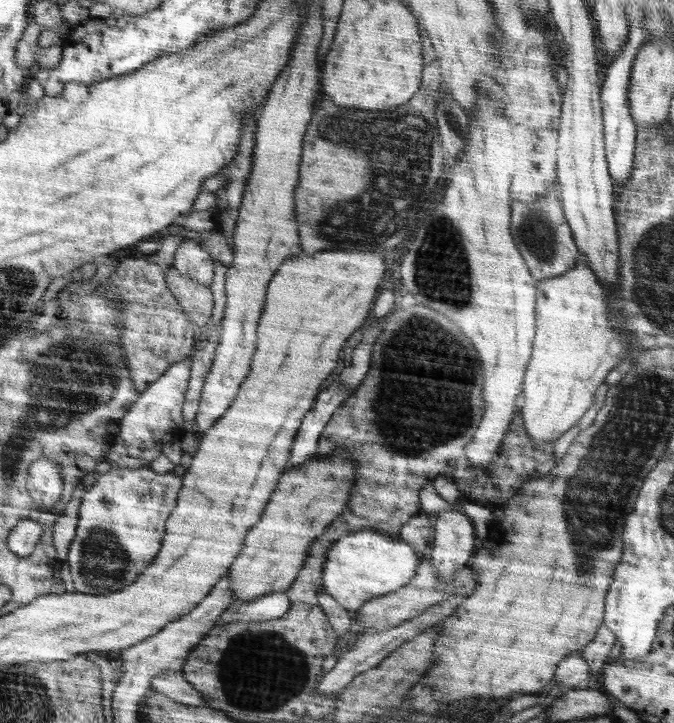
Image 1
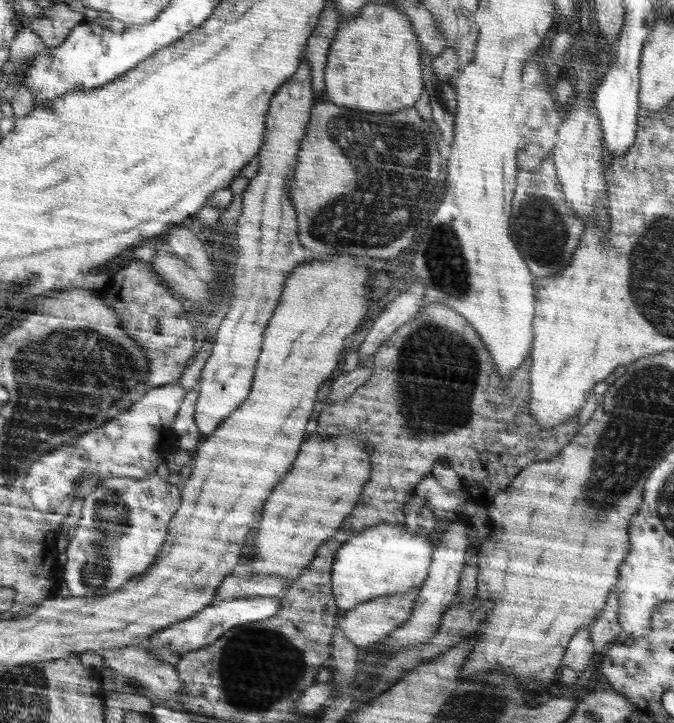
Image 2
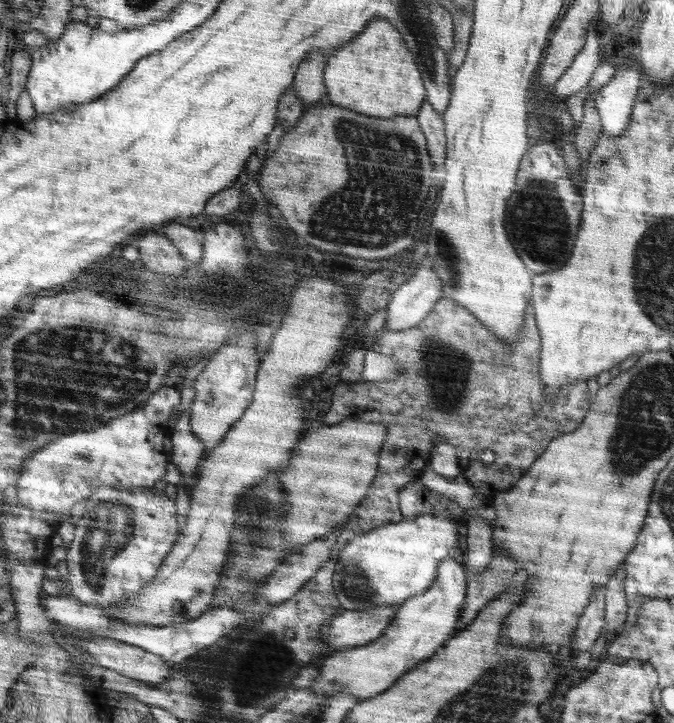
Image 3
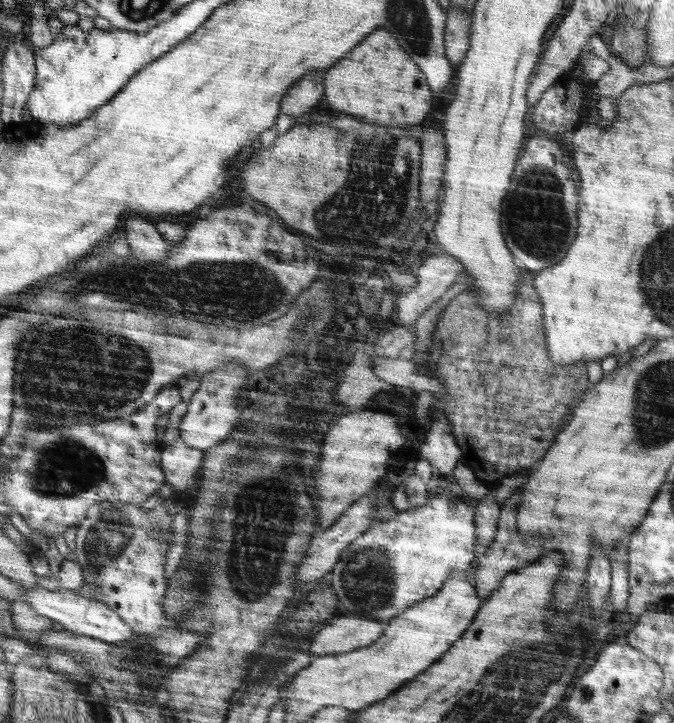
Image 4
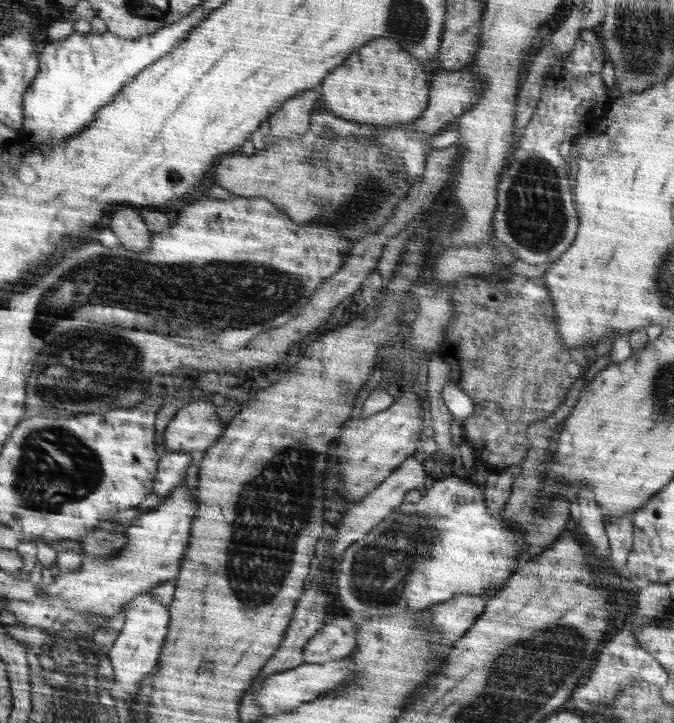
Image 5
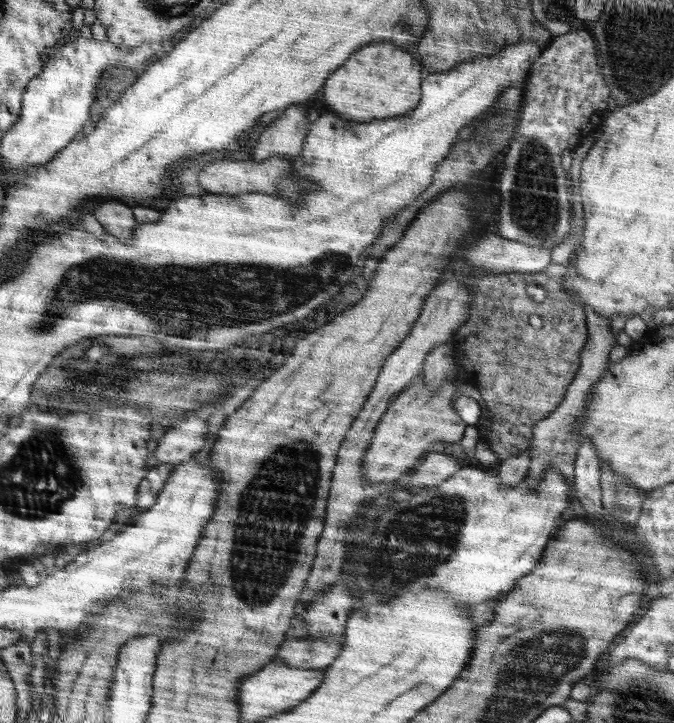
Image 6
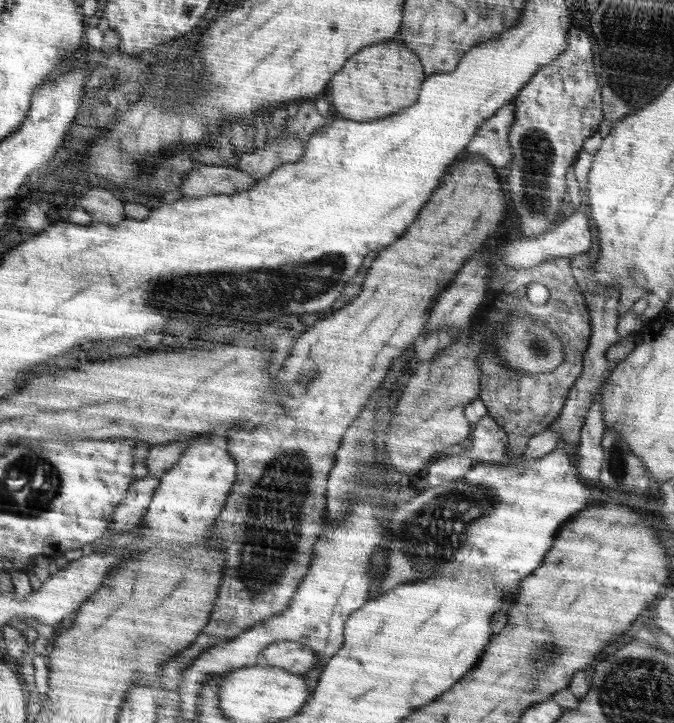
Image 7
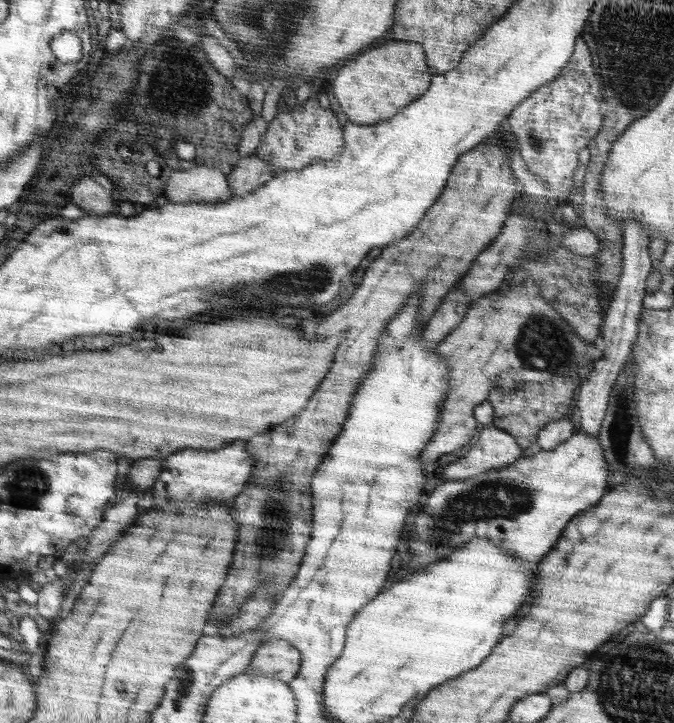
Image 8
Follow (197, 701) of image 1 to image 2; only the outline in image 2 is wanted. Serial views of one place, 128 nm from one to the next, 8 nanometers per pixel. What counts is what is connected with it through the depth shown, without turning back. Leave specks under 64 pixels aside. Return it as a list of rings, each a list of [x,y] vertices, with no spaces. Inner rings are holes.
[[[128,646],[100,652],[104,665],[113,668],[127,681],[144,686],[158,697],[182,695],[182,681],[172,664],[156,660],[145,646]]]

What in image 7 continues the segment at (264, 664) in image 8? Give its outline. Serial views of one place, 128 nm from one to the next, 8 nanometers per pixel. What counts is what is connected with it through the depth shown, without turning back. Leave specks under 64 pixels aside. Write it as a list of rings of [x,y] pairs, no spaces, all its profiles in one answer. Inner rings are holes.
[[[282,640],[270,645],[260,653],[260,663],[304,675],[312,668],[318,667],[318,655],[316,655],[316,651],[308,649],[300,642]]]

